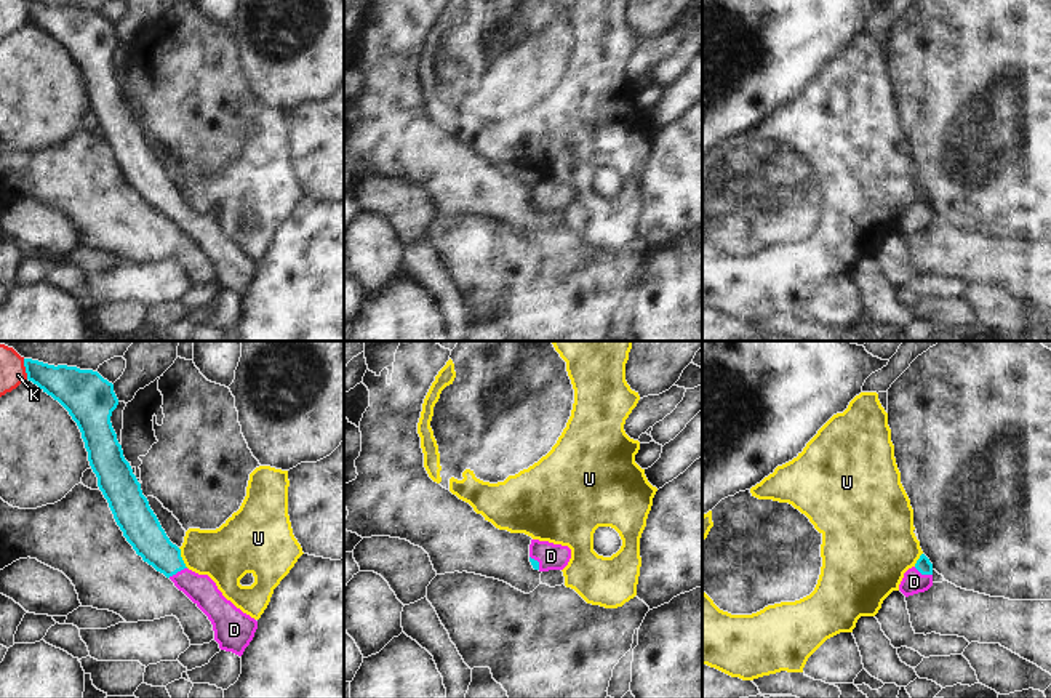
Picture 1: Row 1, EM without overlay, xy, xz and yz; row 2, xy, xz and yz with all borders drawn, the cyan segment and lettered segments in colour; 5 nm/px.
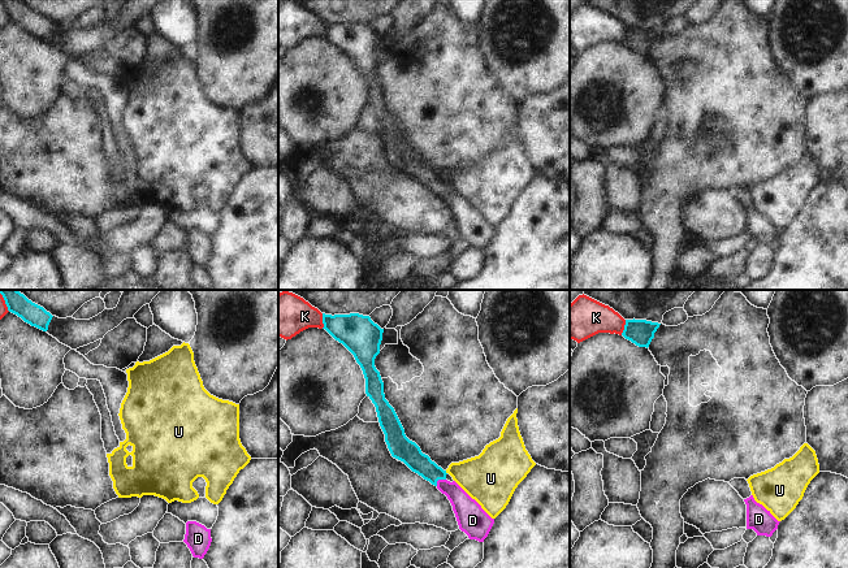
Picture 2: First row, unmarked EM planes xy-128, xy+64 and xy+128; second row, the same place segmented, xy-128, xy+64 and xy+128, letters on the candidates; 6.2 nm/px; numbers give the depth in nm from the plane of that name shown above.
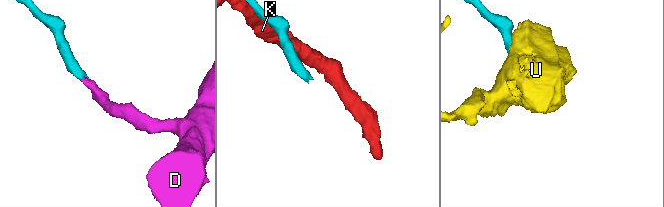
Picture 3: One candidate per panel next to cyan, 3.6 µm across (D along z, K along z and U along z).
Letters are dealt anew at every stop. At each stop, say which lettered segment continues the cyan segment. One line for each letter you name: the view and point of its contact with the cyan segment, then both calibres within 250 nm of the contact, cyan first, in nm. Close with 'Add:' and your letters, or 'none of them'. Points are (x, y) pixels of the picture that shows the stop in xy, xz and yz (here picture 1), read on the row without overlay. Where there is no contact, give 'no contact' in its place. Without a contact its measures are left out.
D: contact xy (176, 213); calibres 180 and 150 nm
Add: D

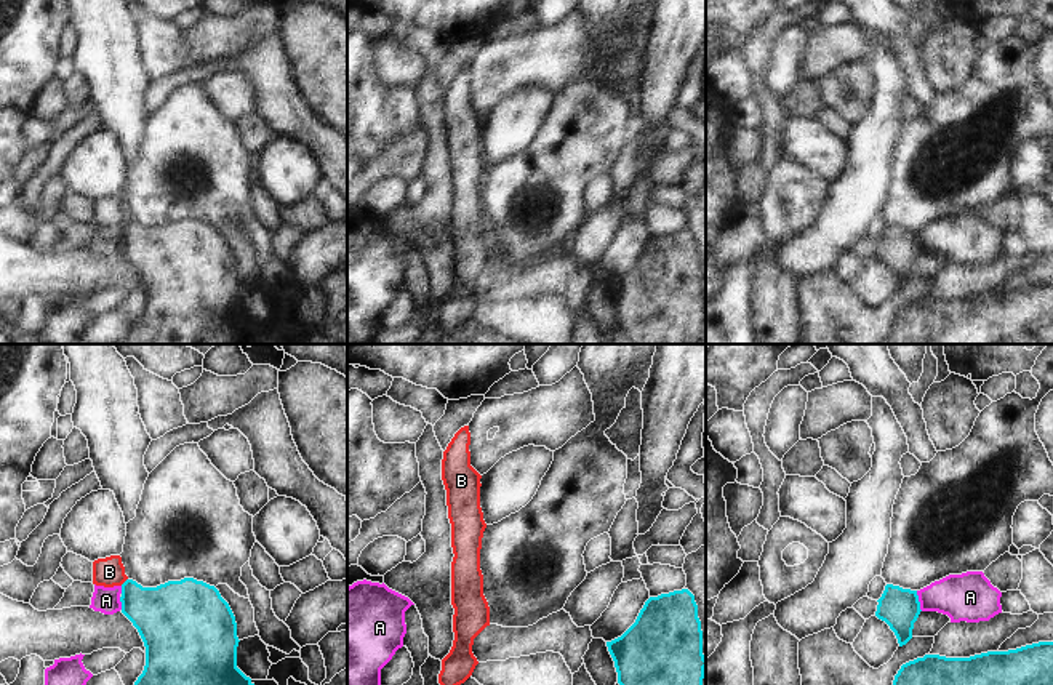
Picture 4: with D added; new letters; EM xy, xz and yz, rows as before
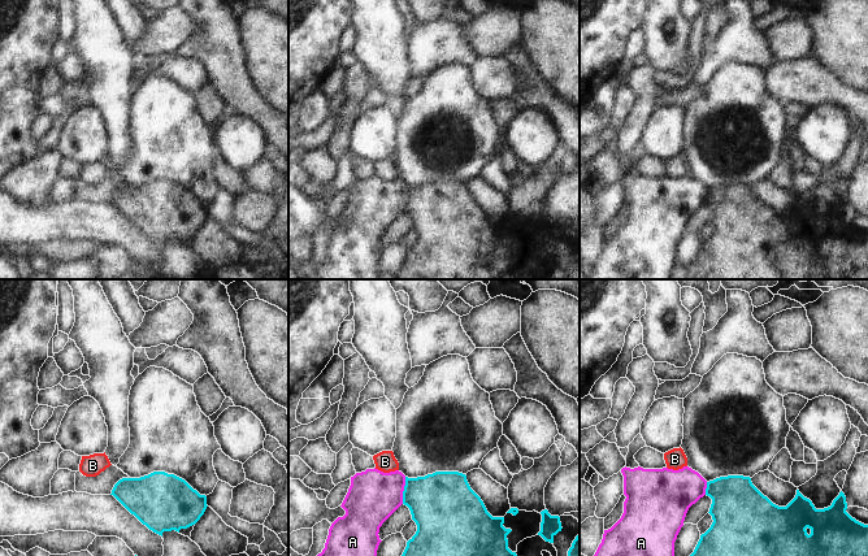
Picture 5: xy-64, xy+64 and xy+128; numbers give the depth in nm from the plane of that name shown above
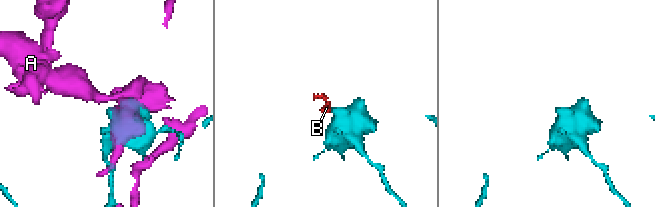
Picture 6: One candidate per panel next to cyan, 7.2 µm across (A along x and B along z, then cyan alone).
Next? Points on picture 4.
Add: none of them

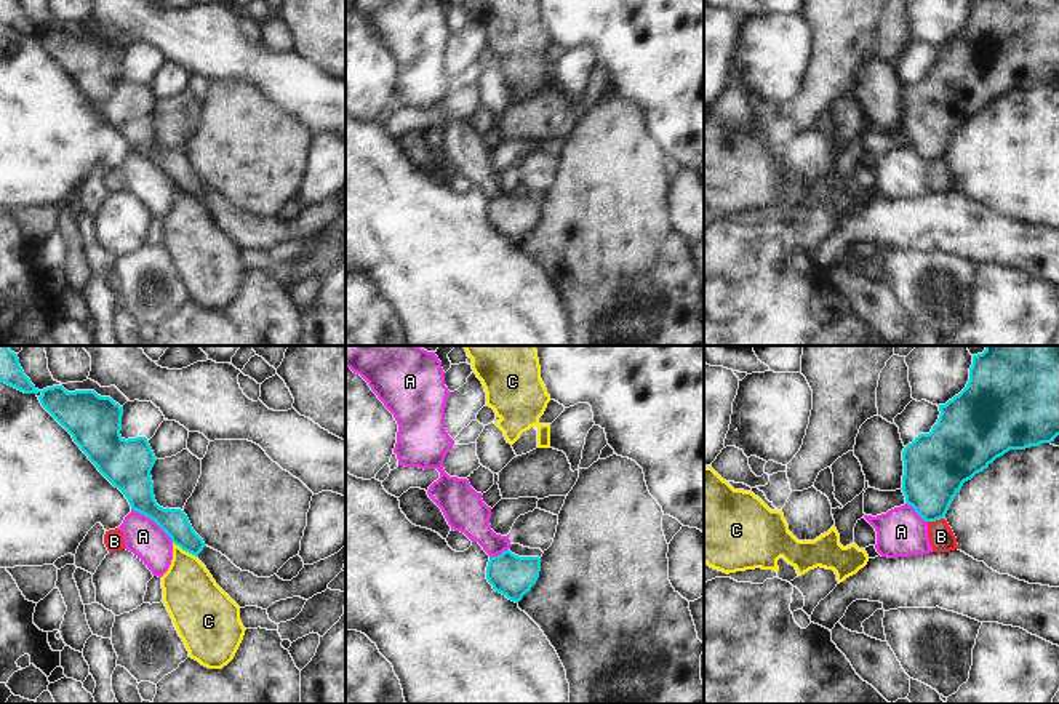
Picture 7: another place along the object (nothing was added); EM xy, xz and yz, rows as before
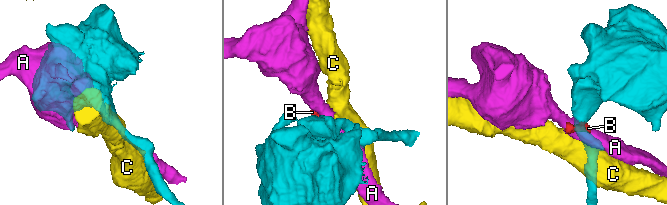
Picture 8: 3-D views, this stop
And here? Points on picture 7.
Add: none of them

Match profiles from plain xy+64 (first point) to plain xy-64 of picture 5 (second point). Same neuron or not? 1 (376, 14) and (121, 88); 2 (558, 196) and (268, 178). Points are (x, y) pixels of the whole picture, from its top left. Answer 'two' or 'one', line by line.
1: one
2: two

